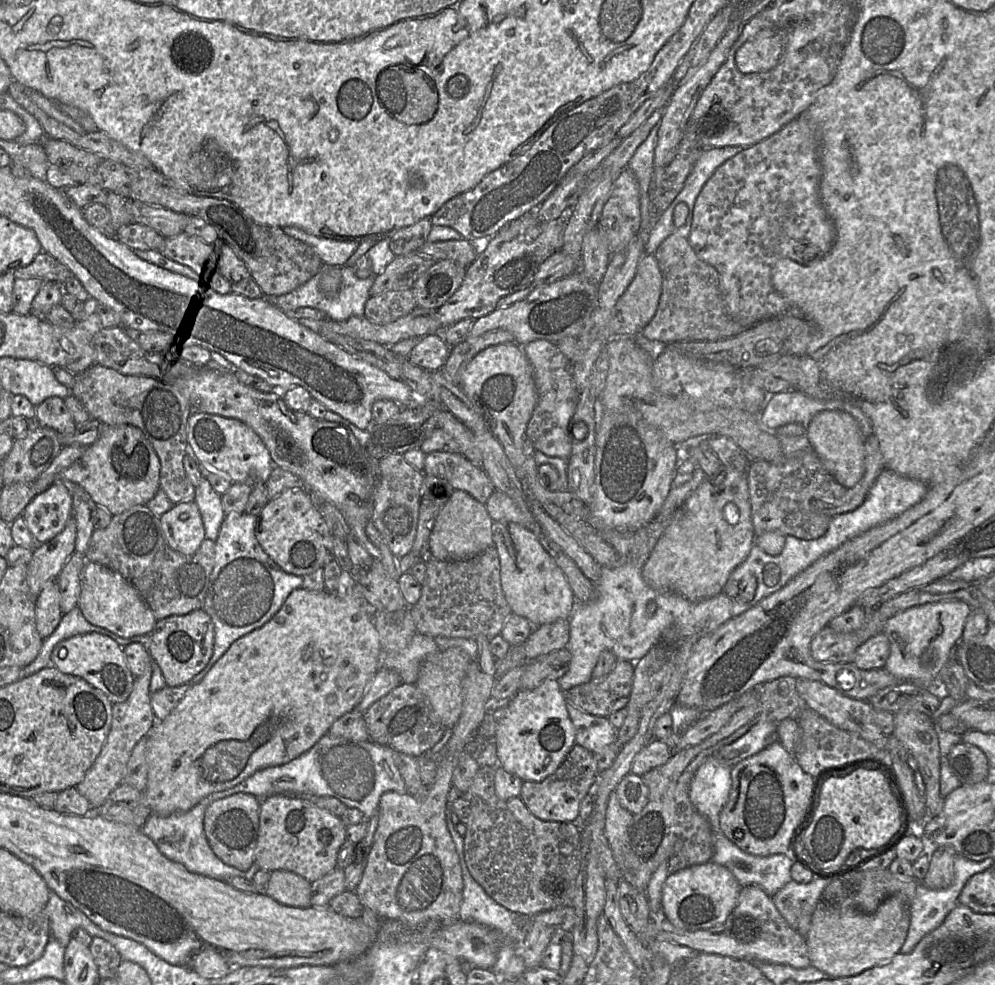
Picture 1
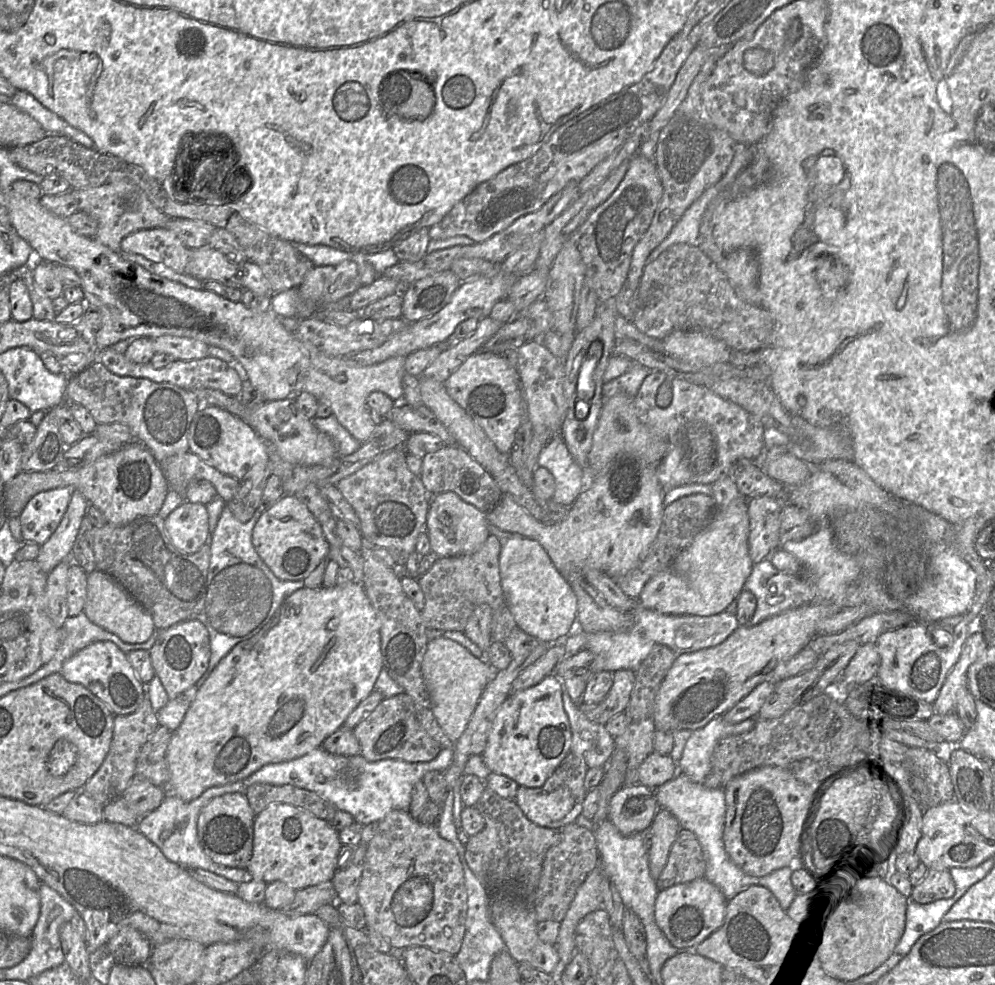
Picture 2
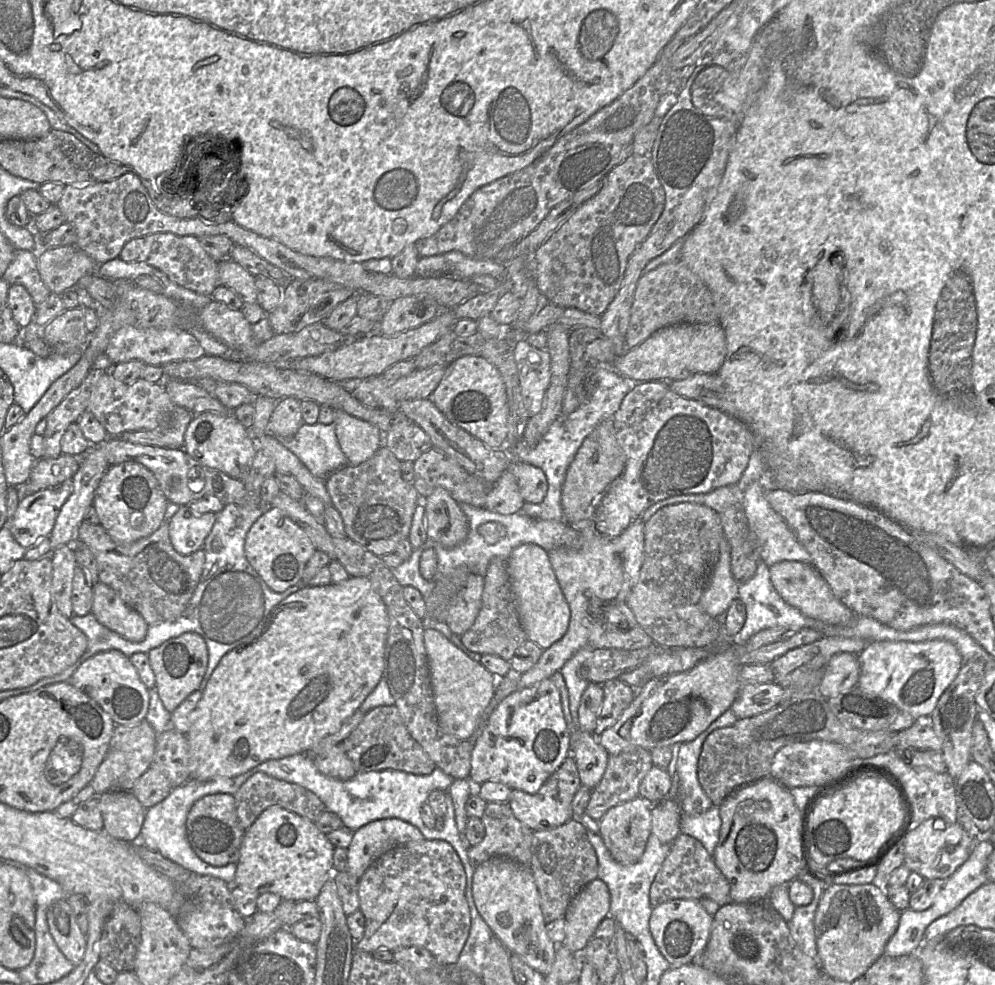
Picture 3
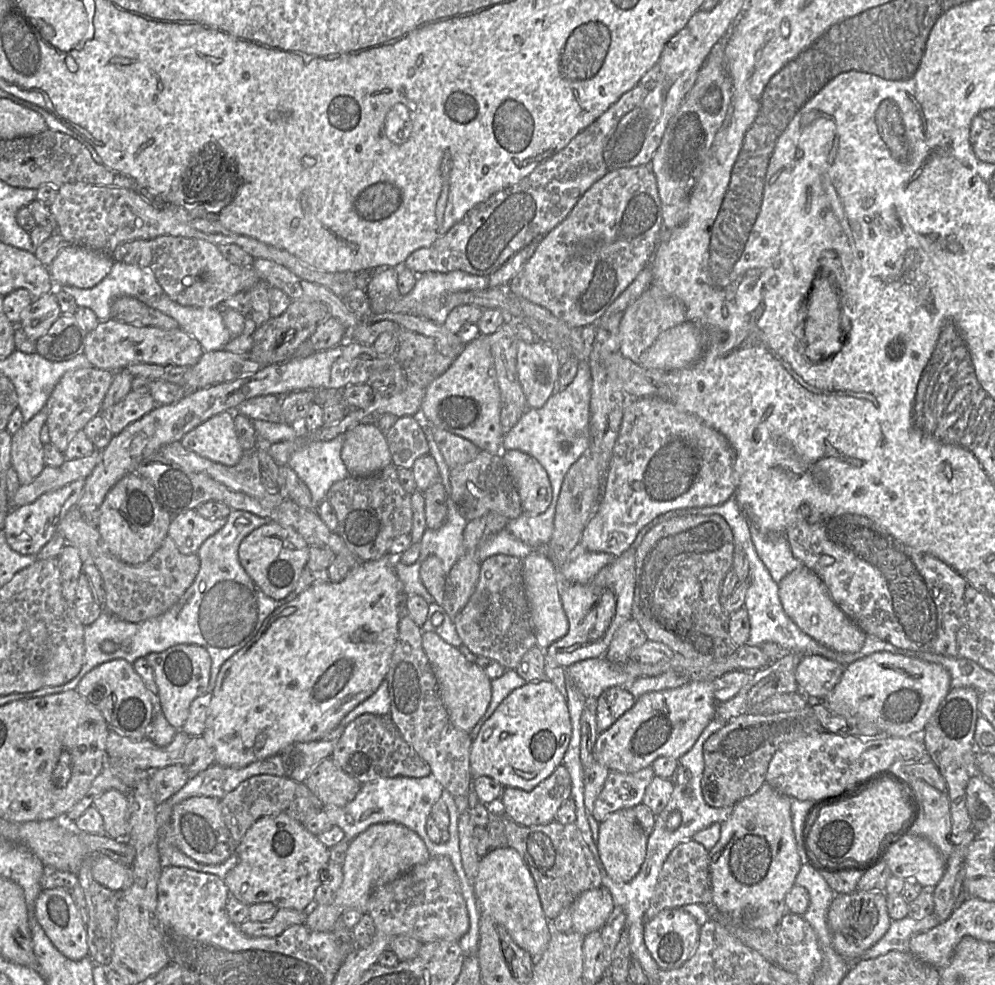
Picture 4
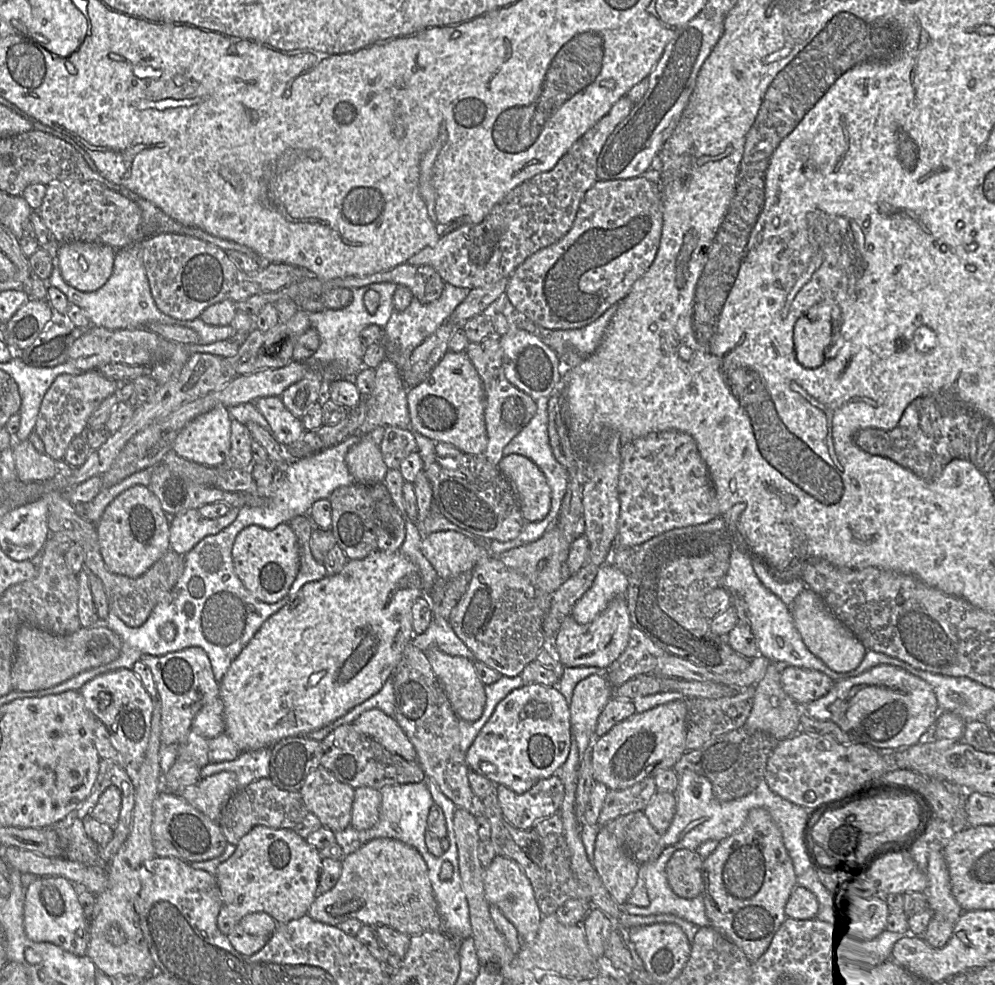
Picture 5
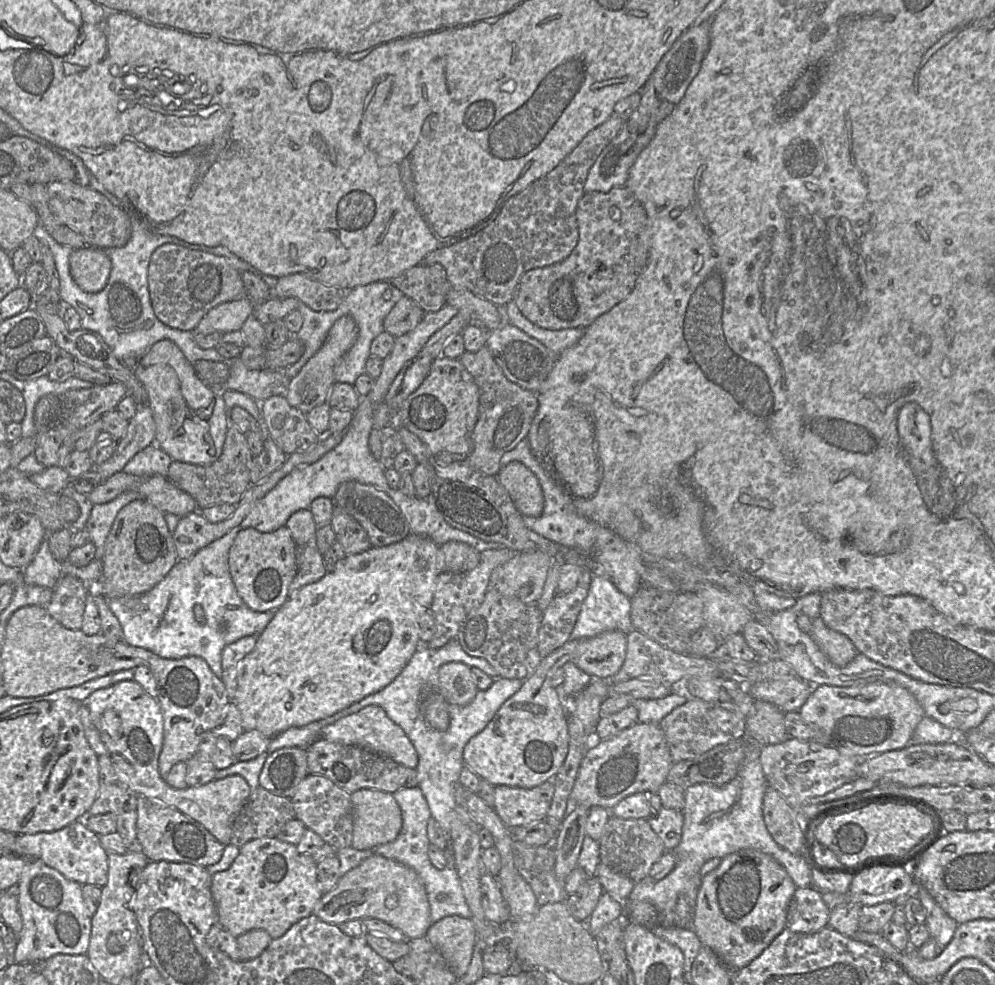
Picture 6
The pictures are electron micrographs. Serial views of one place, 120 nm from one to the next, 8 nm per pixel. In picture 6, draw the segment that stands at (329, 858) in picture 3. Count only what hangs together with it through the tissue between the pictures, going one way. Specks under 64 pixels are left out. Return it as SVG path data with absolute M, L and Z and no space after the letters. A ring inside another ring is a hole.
M276 837L250 840L240 847L231 866L212 876L211 893L215 903L218 924L235 938L254 930L265 930L272 940L282 937L291 926L313 914L323 893L319 888L317 864L310 855L298 852L296 845Z

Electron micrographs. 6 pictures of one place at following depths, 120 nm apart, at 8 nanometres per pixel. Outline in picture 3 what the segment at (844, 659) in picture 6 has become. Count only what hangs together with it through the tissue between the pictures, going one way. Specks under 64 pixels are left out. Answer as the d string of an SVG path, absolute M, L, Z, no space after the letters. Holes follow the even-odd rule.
M784 560L770 566L770 573L772 583L783 600L807 617L841 627L854 622L855 614L833 594L826 580L812 564Z

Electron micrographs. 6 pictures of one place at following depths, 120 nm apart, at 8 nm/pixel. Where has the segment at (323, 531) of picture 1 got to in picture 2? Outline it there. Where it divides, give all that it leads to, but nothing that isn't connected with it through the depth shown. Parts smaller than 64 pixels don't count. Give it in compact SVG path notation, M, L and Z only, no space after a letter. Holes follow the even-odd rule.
M284 494L261 514L252 530L252 544L273 574L287 581L305 579L322 560L328 559L330 548L320 523L294 494Z

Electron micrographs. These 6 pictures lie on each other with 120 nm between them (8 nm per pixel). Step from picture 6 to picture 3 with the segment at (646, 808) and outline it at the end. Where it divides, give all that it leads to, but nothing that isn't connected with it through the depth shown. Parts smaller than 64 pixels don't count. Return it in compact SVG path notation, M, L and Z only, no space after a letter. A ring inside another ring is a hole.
M641 747L609 755L605 772L597 786L592 789L585 813L599 821L610 808L639 796L640 783L653 766L651 757L651 751Z

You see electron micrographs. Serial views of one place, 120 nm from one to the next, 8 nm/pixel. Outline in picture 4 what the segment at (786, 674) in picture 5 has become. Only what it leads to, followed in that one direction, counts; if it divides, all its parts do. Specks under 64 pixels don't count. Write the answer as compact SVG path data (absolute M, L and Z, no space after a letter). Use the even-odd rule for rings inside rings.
M804 656L795 678L799 692L809 700L823 700L840 681L846 666L823 656Z

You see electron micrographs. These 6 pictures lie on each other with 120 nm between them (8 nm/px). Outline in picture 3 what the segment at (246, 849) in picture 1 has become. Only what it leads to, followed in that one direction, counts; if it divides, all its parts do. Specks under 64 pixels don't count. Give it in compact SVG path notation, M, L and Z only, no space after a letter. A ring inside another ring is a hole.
M211 794L197 800L186 819L187 840L195 854L209 865L237 863L245 830L239 824L232 794Z

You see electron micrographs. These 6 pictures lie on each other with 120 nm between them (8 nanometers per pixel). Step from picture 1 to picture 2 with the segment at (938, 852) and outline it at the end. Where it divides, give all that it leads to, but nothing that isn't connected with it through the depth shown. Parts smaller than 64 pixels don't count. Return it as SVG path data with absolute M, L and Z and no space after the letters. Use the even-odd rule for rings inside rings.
M928 869L923 880L913 886L910 900L928 904L939 899L951 898L955 889L955 883L949 870Z

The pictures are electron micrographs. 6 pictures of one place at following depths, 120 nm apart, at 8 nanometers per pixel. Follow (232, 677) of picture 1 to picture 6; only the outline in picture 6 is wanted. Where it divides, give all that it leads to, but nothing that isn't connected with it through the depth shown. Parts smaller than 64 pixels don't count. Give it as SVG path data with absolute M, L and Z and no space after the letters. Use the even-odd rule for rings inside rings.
M409 533L402 540L387 546L371 546L361 553L345 555L320 580L303 586L289 597L279 609L274 611L273 618L258 635L253 650L237 664L237 691L232 702L240 711L244 731L257 730L264 736L273 738L289 728L302 727L329 717L390 684L408 663L420 641L419 618L426 610L431 609L436 578L440 574L437 568L438 552L439 545L428 537Z

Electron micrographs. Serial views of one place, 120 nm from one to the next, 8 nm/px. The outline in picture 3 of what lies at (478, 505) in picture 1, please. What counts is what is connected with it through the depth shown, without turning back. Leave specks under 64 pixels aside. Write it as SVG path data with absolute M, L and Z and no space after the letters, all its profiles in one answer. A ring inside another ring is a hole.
M436 488L424 498L424 505L428 539L444 547L453 547L467 538L468 519L445 488Z

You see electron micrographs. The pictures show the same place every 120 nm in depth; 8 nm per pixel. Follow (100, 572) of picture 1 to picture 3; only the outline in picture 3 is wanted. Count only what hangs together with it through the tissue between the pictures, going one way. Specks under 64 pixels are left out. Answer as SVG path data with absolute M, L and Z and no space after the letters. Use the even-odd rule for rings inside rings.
M98 582L92 588L91 613L97 621L131 642L142 641L148 630L143 617L129 608L118 594L107 585Z

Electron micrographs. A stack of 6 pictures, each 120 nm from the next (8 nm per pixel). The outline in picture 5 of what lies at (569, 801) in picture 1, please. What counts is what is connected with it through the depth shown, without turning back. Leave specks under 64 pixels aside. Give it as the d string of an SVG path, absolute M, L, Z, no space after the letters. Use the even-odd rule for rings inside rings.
M554 774L523 794L504 785L496 785L496 794L506 820L518 829L528 830L538 821L559 813L565 788L560 776Z

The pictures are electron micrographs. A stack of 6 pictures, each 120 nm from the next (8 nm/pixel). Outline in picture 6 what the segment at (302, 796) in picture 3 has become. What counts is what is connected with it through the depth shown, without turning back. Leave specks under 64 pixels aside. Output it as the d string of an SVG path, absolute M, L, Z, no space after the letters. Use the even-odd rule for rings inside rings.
M258 786L251 790L247 801L233 822L230 844L240 848L250 840L276 837L282 827L294 818L295 812L290 798L275 795Z

